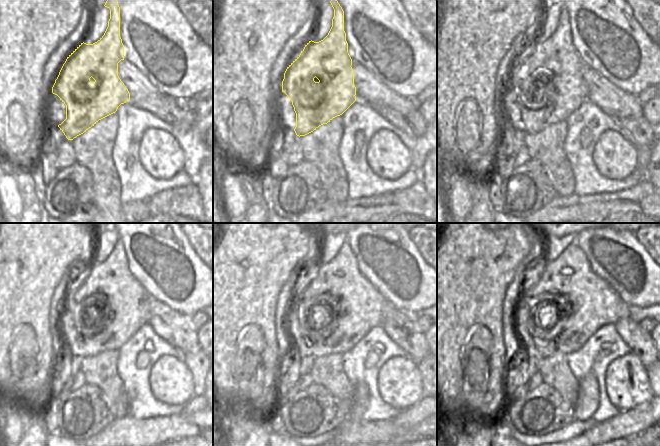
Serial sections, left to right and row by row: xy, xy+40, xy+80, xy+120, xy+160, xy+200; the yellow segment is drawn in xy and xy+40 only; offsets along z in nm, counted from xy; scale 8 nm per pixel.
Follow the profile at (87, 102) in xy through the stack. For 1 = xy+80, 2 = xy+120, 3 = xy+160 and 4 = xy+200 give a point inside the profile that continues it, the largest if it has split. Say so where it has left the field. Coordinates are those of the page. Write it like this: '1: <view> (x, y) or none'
1: xy+80 (559, 97)
2: xy+120 (115, 323)
3: xy+160 (360, 303)
4: xy+200 (593, 304)

